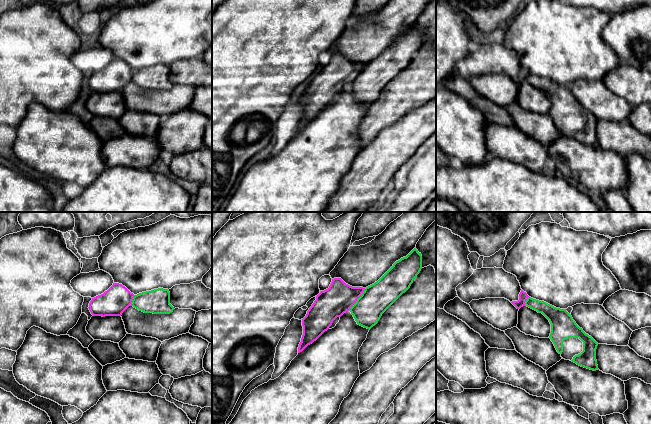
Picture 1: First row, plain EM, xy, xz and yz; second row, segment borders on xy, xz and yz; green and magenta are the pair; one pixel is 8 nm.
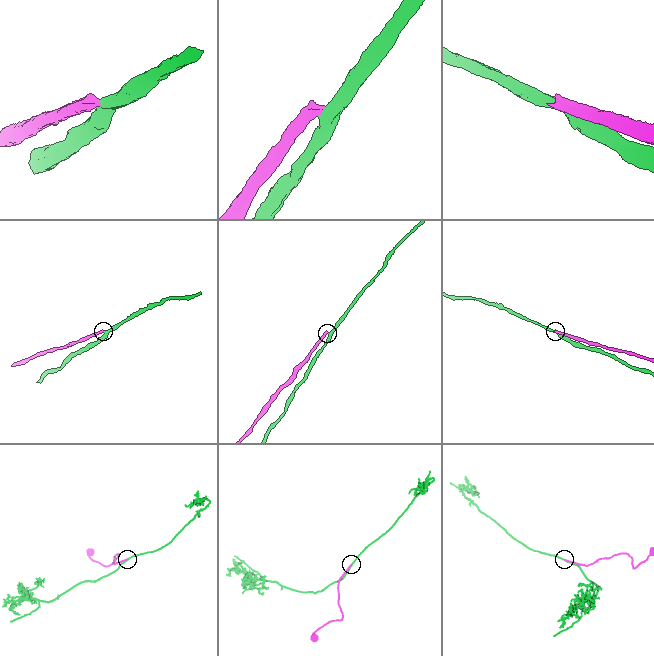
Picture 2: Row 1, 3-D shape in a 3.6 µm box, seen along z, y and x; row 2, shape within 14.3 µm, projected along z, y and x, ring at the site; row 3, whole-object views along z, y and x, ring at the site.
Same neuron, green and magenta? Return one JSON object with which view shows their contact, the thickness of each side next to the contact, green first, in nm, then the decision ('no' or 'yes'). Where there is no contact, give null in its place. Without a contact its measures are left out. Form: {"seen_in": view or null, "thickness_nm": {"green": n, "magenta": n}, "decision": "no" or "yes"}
{"seen_in": "xz", "thickness_nm": {"green": 240, "magenta": 240}, "decision": "no"}

